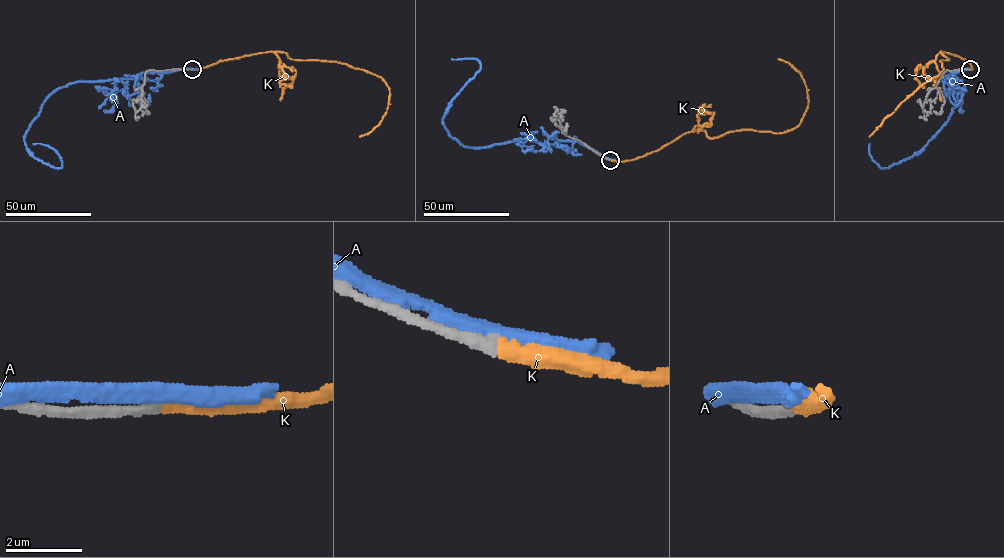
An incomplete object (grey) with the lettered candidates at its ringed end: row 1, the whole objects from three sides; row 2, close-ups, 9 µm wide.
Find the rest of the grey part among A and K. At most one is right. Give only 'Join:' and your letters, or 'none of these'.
Join: K

